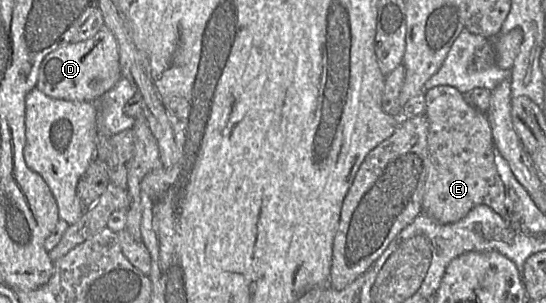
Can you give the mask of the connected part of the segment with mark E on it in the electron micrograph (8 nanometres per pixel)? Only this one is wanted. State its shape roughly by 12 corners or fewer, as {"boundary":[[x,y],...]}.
{"boundary":[[449,85],[424,90],[422,211],[507,219],[490,123]]}

